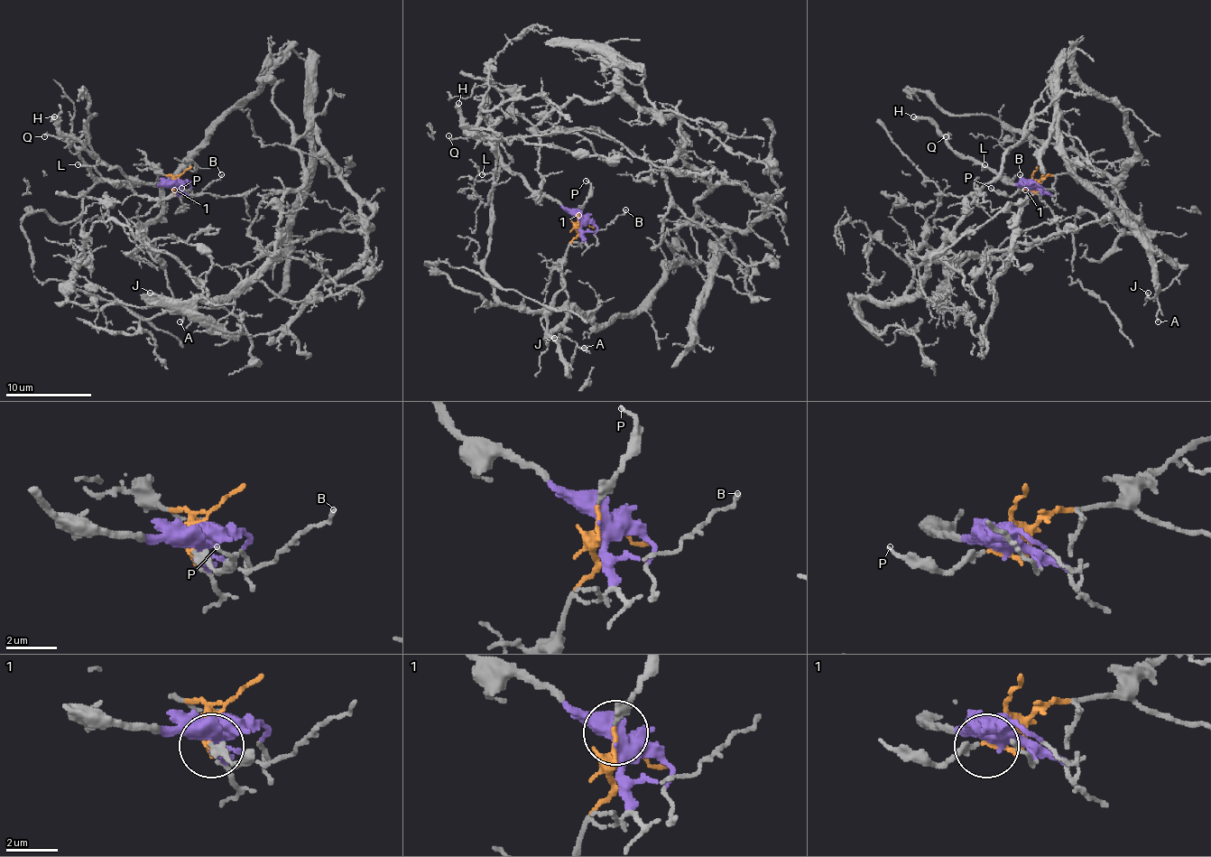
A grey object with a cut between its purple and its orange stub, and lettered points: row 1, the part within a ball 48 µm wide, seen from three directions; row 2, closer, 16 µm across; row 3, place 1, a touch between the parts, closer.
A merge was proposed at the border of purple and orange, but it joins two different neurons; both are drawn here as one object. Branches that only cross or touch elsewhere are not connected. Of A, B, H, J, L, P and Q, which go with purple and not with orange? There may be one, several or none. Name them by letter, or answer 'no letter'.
B, H, L, Q

